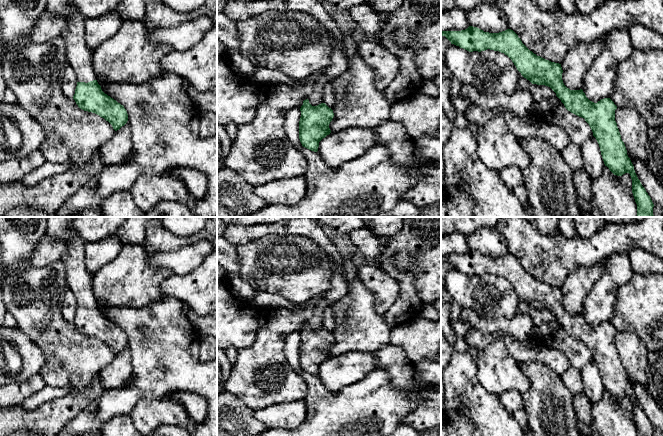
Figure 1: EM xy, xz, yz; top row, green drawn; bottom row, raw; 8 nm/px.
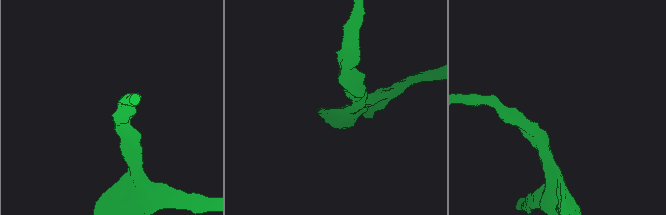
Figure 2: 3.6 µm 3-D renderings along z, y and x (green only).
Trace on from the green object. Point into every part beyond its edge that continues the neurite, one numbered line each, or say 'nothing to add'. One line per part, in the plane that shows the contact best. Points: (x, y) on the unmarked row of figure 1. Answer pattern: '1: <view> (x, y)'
1: xy (79, 281)

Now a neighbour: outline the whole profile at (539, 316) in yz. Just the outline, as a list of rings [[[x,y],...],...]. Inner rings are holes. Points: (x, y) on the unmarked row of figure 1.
[[[532,308],[529,311],[529,314],[533,319],[535,327],[538,327],[542,323],[556,321],[556,317],[550,311],[545,309]]]

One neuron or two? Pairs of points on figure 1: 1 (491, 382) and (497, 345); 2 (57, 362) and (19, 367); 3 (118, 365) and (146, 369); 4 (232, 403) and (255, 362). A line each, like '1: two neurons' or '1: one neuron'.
1: one neuron
2: two neurons
3: two neurons
4: two neurons

